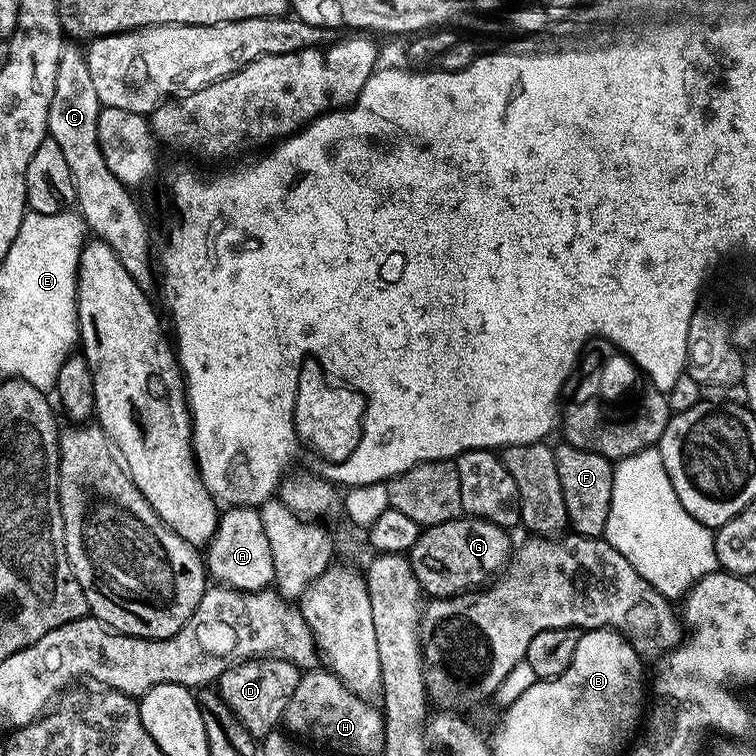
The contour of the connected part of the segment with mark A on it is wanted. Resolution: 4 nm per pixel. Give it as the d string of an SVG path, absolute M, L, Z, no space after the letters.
M232 506L219 513L216 533L206 546L206 572L217 585L236 588L239 592L263 592L274 581L274 562L270 554L270 538L266 538L264 525L260 523L260 513L252 506Z

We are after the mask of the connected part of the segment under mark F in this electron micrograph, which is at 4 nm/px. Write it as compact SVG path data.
M567 442L561 443L561 448L557 447L555 453L558 482L562 482L562 498L566 498L566 514L571 531L578 536L603 537L614 486L613 461L602 454L572 448Z

